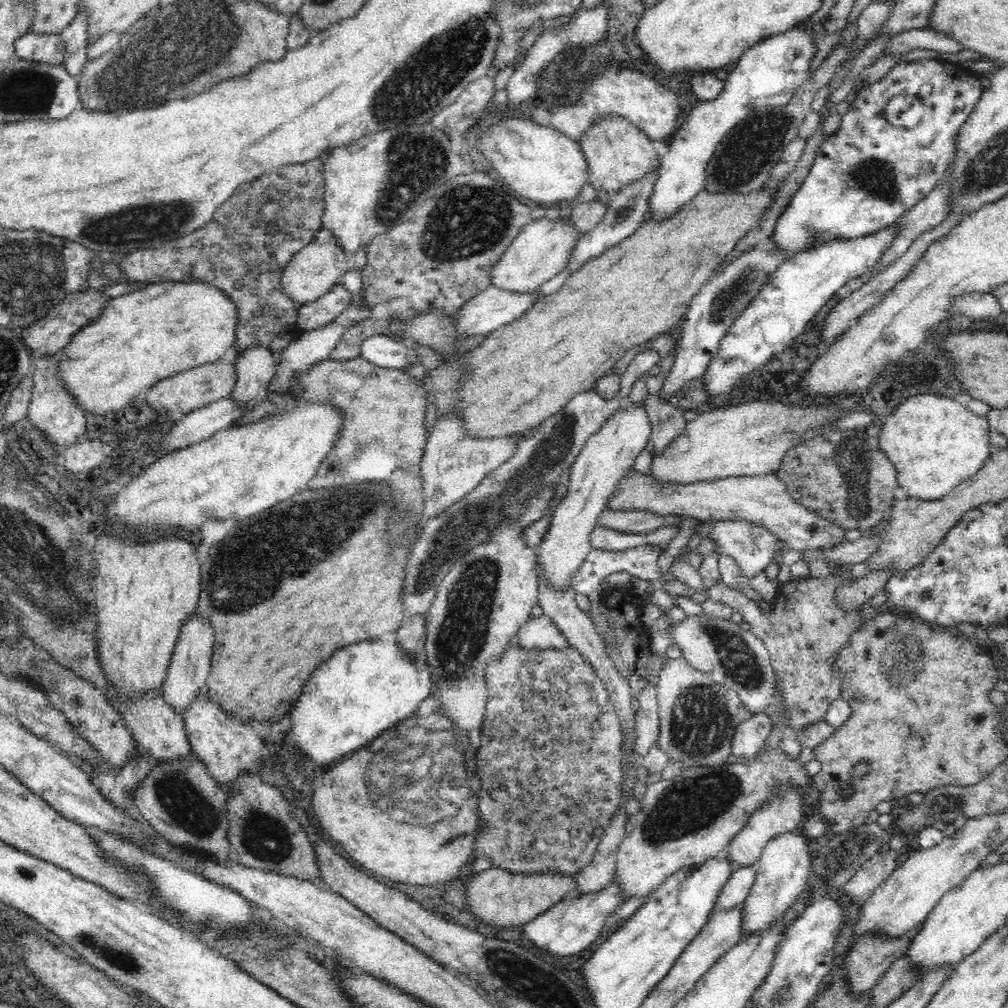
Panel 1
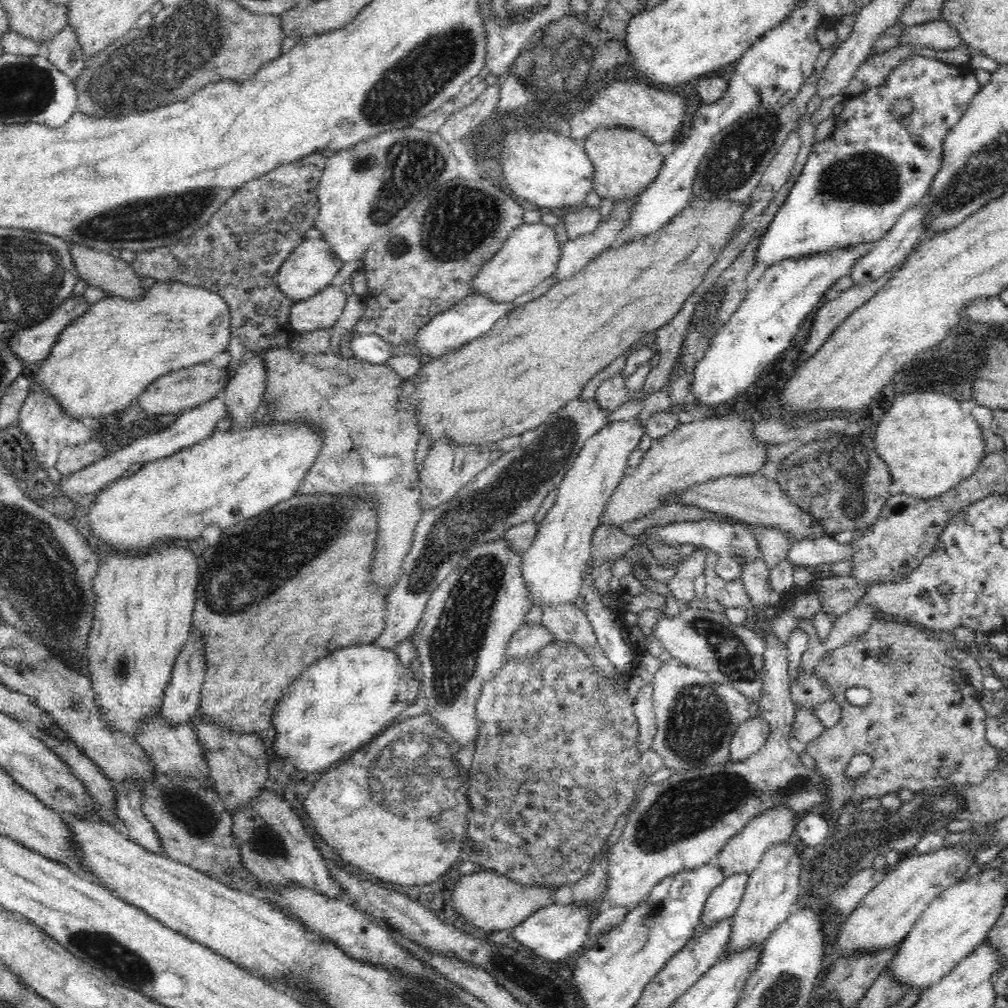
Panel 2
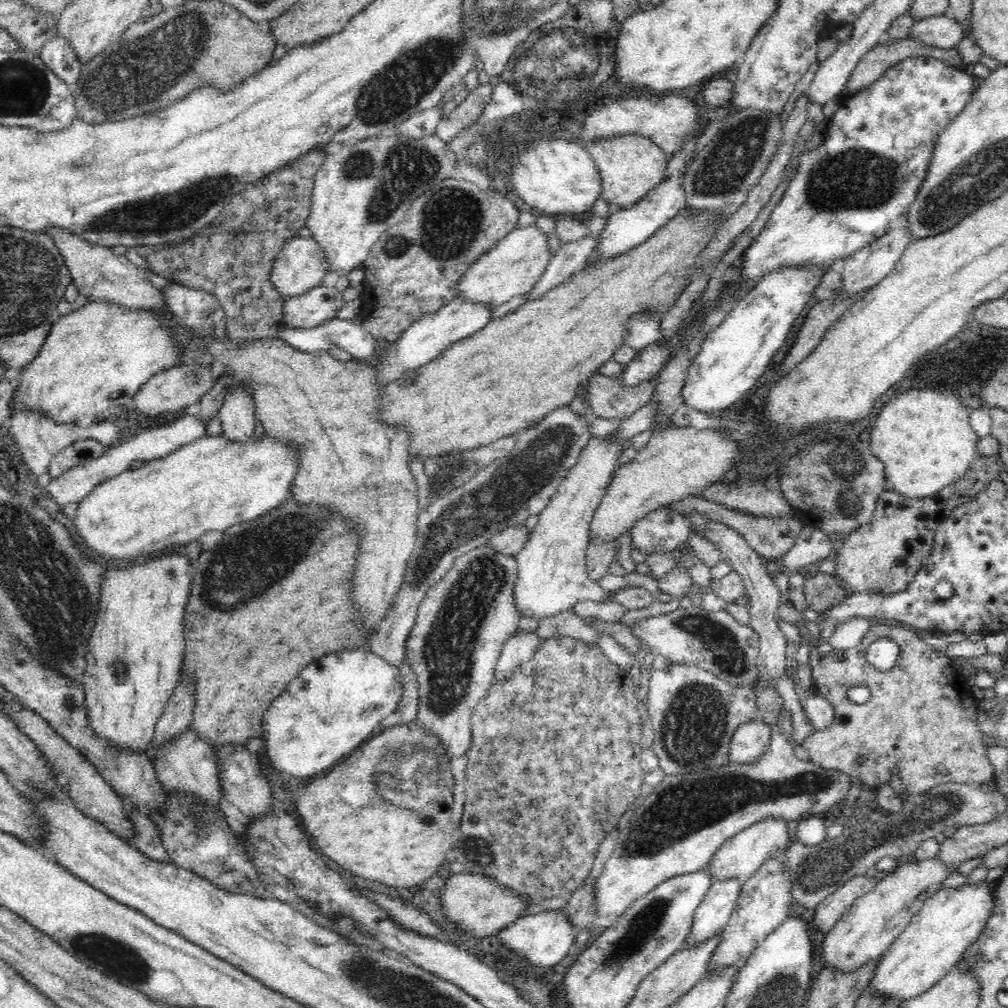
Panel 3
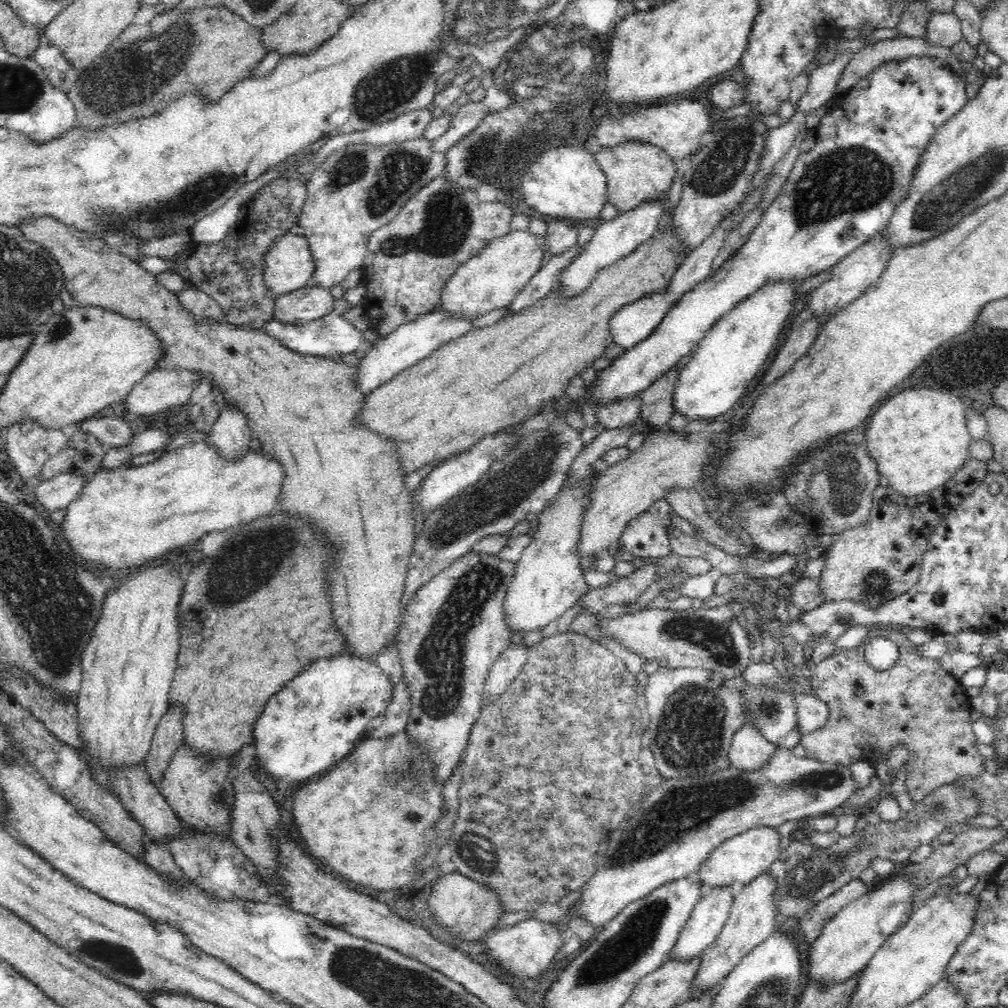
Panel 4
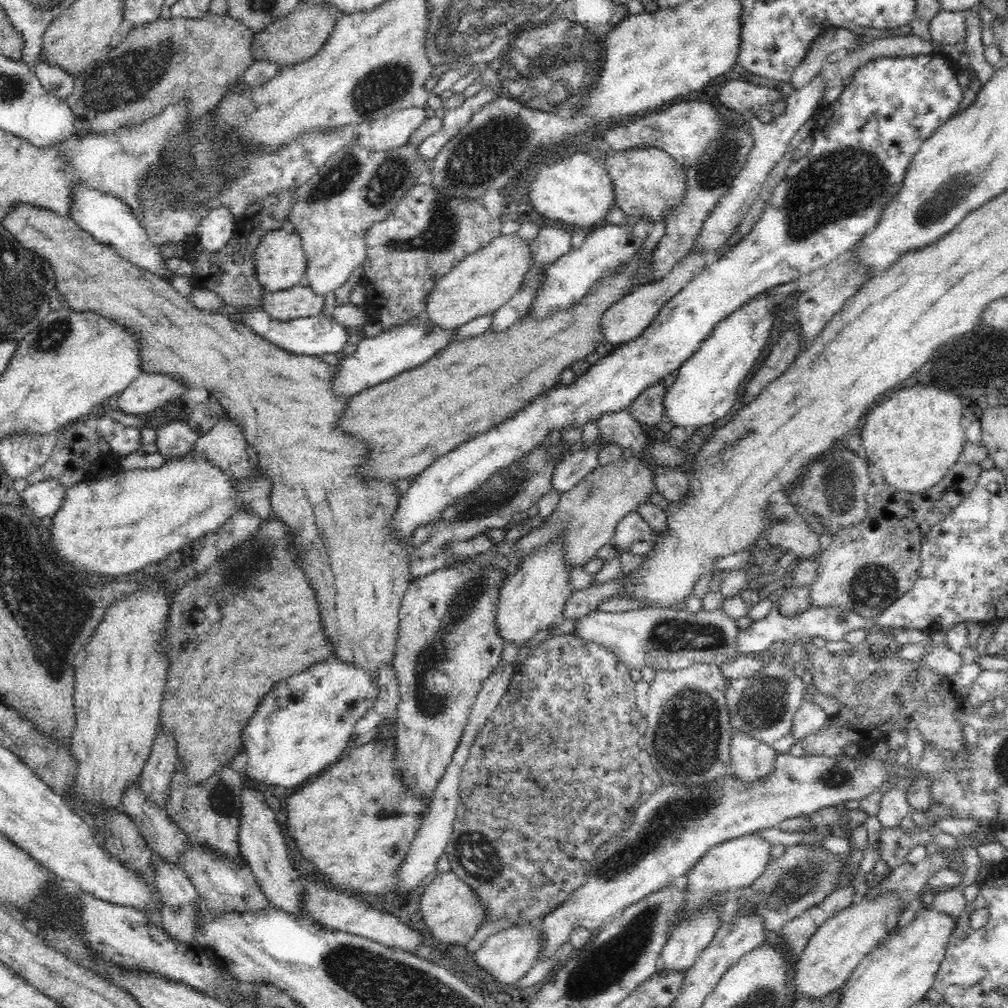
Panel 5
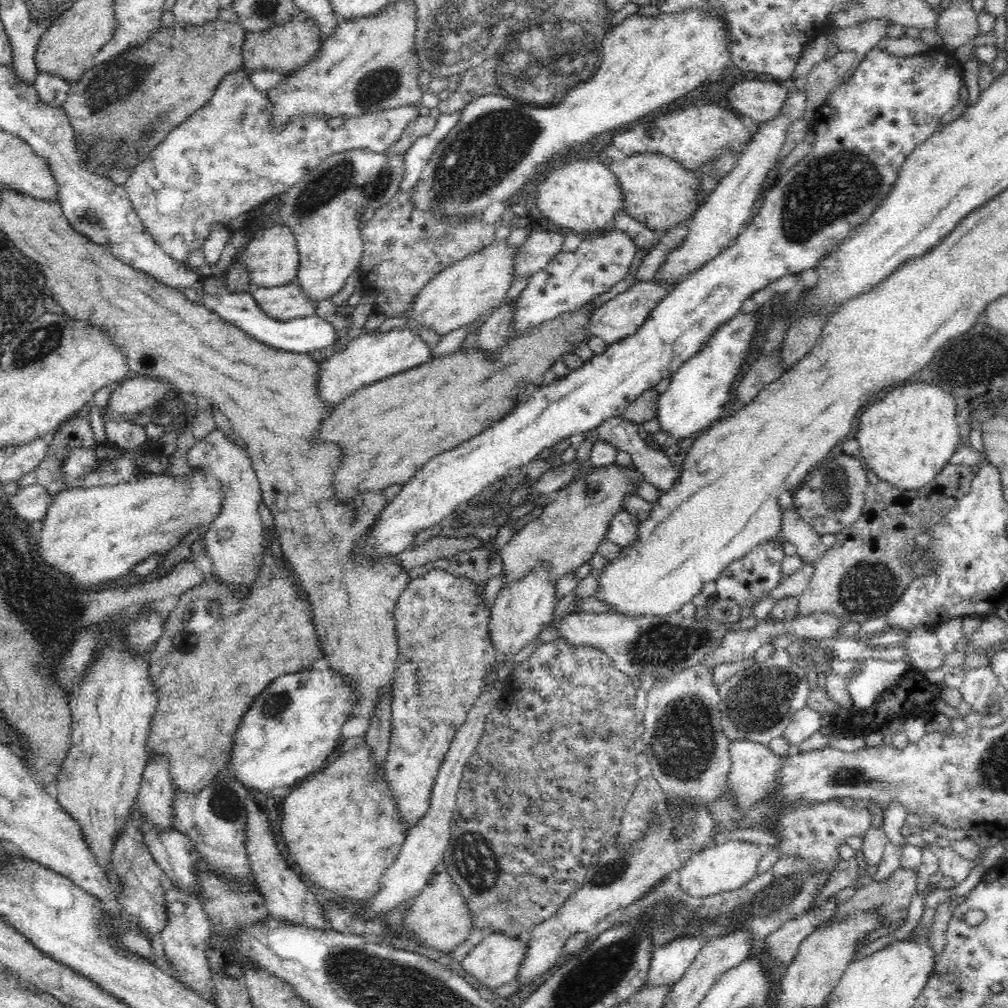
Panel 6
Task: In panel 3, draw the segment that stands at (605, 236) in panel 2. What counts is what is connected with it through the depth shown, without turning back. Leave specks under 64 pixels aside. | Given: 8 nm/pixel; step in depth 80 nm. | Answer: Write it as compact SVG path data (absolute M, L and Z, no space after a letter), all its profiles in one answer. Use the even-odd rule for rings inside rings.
M584 237L560 247L553 253L546 270L536 280L536 284L526 292L525 302L544 296L555 286L569 281L575 273L586 268L586 260L596 248L598 237Z

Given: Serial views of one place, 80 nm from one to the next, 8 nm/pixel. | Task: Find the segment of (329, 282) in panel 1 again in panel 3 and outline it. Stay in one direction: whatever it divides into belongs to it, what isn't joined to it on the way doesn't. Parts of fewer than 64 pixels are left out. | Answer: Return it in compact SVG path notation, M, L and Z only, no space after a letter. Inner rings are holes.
M288 238L272 262L270 281L282 296L304 294L322 284L328 270L320 245L310 238Z

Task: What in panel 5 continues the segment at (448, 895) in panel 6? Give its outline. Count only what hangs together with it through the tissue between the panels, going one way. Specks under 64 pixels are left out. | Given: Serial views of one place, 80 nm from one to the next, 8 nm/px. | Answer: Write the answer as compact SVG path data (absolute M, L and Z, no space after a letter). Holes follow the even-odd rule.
M452 871L439 873L426 887L418 902L420 922L430 938L440 944L465 945L478 930L484 918L484 909L478 897Z

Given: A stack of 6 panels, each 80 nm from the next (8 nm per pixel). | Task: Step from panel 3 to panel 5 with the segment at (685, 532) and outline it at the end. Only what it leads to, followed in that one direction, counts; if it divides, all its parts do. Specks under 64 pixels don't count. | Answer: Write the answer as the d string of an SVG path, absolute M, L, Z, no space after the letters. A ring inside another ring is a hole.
M633 511L616 526L611 545L633 555L644 557L653 550L653 530Z

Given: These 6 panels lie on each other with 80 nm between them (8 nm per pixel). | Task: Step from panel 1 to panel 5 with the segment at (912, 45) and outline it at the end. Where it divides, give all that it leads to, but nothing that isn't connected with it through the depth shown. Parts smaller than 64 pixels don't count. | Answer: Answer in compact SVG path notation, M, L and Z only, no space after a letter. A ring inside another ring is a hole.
M940 10L929 22L930 33L937 47L964 44L968 38L967 26L964 10Z

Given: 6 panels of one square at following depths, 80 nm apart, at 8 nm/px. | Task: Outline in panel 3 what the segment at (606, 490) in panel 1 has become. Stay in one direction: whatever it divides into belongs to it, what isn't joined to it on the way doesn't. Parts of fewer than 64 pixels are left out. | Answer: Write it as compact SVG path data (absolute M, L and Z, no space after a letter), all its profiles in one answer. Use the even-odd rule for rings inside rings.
M604 437L591 438L579 456L578 462L568 471L567 477L562 481L554 496L551 496L548 506L539 515L538 524L530 530L529 540L523 550L515 556L517 560L518 575L512 595L514 607L522 618L532 618L537 622L555 617L557 614L570 611L576 602L581 600L594 600L600 602L607 592L588 575L586 571L586 549L590 539L589 527L591 519L596 513L596 506L612 480L614 468L618 466L618 456L622 448L631 442L608 443Z

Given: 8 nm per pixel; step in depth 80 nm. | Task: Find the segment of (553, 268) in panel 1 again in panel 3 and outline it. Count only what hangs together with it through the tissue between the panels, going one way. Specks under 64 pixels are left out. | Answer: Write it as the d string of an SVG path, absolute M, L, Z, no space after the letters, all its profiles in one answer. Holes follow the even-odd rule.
M536 225L517 226L464 270L464 274L456 282L456 296L452 300L476 303L490 310L502 306L512 298L526 294L536 284L552 255L548 249L546 234Z

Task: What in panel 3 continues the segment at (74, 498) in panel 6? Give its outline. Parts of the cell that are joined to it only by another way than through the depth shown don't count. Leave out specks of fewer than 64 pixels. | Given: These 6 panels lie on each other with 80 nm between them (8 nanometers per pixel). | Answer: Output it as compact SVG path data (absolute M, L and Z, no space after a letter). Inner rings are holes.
M222 435L218 436L204 436L194 440L194 442L188 442L180 448L176 448L170 454L163 456L162 458L154 459L145 462L141 467L132 469L126 468L122 474L117 474L114 478L106 478L102 482L98 482L96 488L92 488L88 492L88 496L84 496L82 500L78 502L76 512L74 514L74 526L76 527L76 534L80 536L82 544L94 554L94 556L110 559L114 563L124 565L127 561L135 563L136 561L148 560L149 556L155 552L162 551L167 547L174 545L184 545L192 542L192 540L199 541L202 534L207 534L210 531L226 531L244 522L251 522L258 518L272 512L272 510L278 510L283 507L288 501L290 496L288 490L290 490L290 484L292 484L292 478L298 470L298 461L296 461L296 453L286 445L286 443L276 442L270 437L263 437L262 439L254 439L252 437L245 443L230 443L226 441Z

